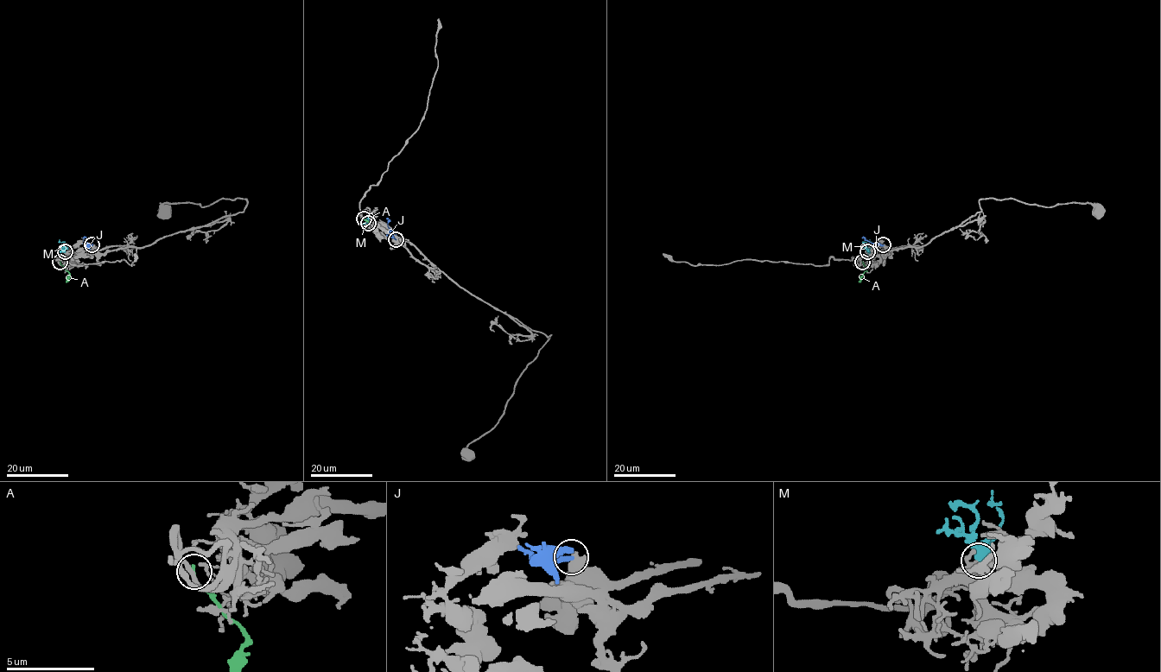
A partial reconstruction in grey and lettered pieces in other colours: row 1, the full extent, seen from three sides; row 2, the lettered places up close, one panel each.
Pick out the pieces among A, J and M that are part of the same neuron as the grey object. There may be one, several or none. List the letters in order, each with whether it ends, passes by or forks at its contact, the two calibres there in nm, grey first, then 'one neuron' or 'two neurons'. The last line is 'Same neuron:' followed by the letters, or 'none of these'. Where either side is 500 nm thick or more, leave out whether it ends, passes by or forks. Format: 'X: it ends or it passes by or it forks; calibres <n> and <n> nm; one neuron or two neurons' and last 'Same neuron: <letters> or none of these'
A: it ends; calibres 280 and 220 nm; two neurons
J: calibres 600 and 190 nm; two neurons
M: it passes by; calibres 400 and 360 nm; one neuron
Same neuron: M

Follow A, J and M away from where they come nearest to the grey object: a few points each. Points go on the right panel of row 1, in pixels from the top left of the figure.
A: (862, 262), (865, 270), (859, 282)
J: (884, 244), (872, 244), (862, 238)
M: (867, 251), (872, 244), (869, 239)

